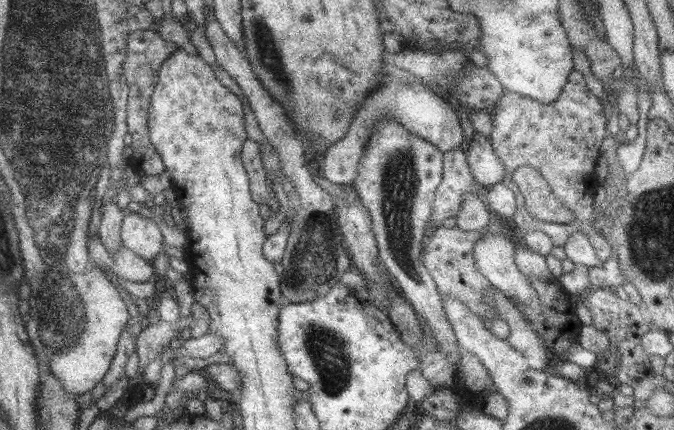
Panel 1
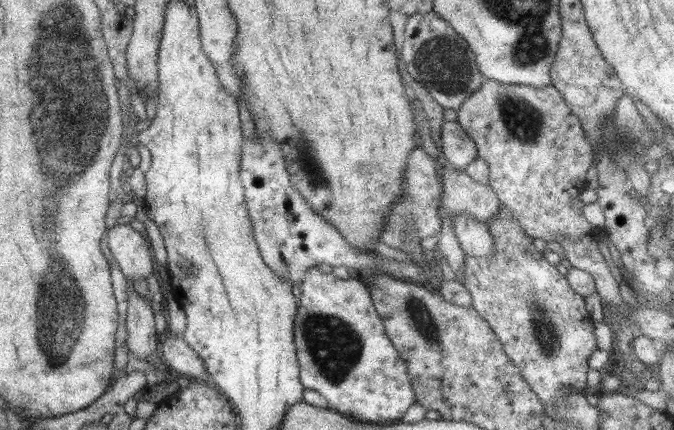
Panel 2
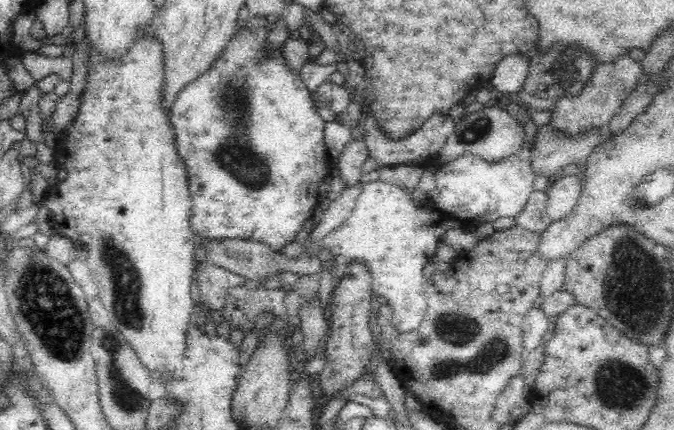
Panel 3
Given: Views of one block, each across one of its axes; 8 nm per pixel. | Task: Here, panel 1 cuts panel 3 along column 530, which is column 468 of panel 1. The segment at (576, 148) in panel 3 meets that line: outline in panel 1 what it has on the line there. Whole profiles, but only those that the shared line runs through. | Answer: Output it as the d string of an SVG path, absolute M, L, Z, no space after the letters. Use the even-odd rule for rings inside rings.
M473 132L467 159L472 176L479 184L490 186L503 179L505 168L494 152L491 140L481 132Z

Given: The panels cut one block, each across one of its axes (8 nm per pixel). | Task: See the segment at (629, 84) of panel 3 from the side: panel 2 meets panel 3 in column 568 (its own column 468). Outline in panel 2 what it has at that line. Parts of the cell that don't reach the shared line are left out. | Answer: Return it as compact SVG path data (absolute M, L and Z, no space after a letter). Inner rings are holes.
M485 79L485 81L480 85L478 90L475 90L462 102L460 108L457 109L457 121L462 125L462 128L468 133L468 136L477 146L478 157L482 157L489 164L489 185L494 189L494 192L497 194L498 200L501 202L502 206L510 207L511 211L514 213L514 216L518 218L520 224L523 226L523 229L526 231L526 234L534 238L541 238L546 242L558 242L565 249L566 256L570 264L574 268L588 272L595 281L596 291L602 297L603 303L605 306L615 306L620 307L625 310L628 308L622 296L620 295L619 283L614 279L610 272L606 260L600 253L598 249L598 242L600 240L600 231L593 227L588 221L587 218L584 218L581 215L582 207L586 204L582 203L579 199L580 193L587 186L586 174L590 170L592 161L594 160L594 148L592 144L588 141L586 137L587 133L583 126L581 125L579 116L576 116L571 108L566 104L566 101L562 98L560 91L552 84L548 87L534 88L533 86L527 84L506 84L498 82L494 79Z

